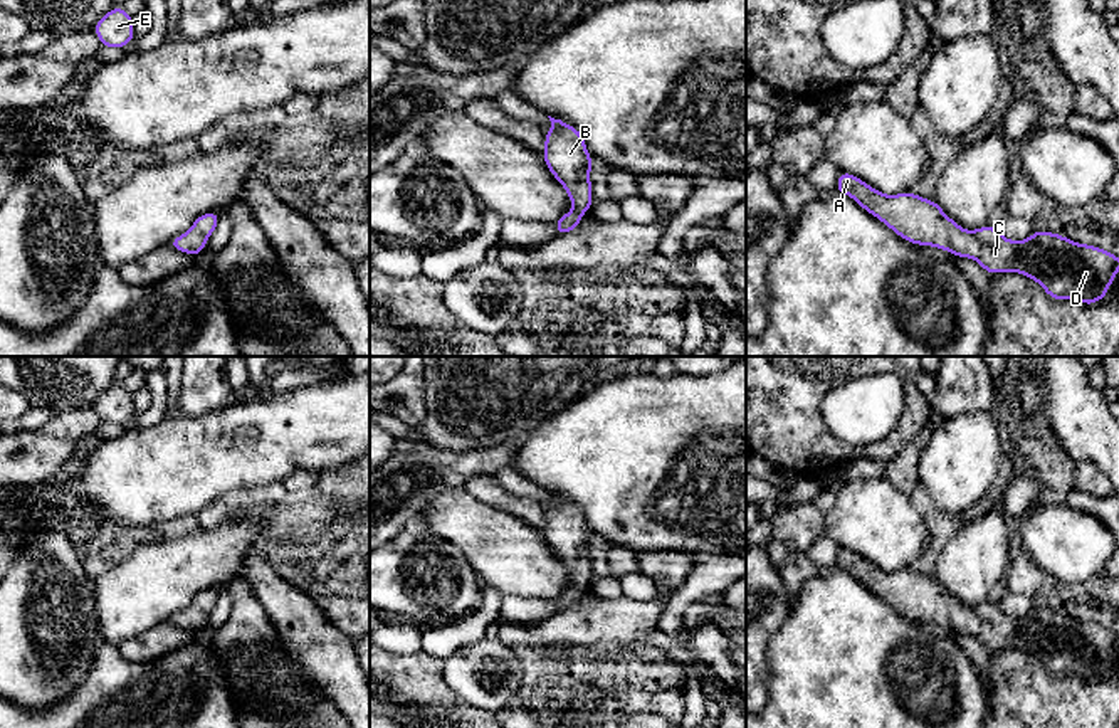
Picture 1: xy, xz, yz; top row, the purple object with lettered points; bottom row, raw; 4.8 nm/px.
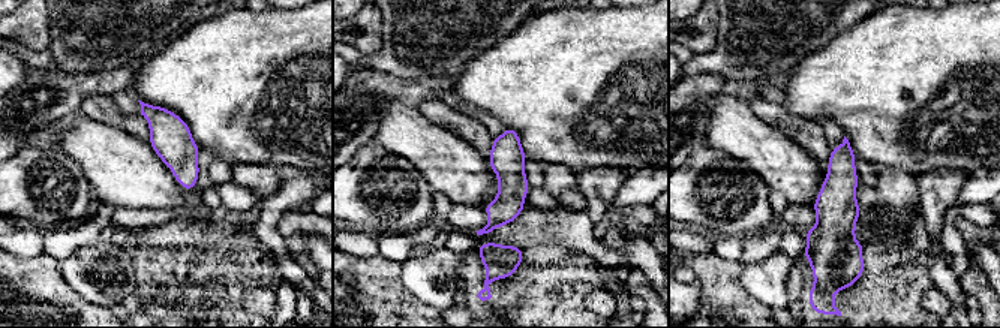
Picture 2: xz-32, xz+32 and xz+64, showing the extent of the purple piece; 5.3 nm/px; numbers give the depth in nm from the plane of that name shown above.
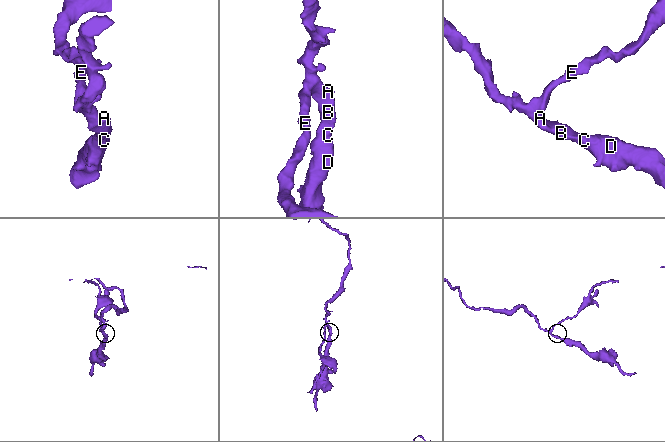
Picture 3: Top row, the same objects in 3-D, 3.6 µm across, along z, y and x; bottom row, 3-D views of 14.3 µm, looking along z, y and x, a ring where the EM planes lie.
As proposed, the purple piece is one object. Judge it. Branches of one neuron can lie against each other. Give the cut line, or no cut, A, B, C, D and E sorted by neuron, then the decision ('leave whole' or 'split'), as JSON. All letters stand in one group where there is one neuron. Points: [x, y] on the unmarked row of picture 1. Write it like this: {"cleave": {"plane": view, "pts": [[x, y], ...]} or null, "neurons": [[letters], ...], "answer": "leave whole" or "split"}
{"cleave": null, "neurons": [["A", "B", "C", "D", "E"]], "answer": "leave whole"}

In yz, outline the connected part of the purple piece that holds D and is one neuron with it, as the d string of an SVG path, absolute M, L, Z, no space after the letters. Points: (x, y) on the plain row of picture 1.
M847 548L838 550L835 568L854 575L911 620L975 636L988 651L1020 649L1037 657L1055 678L1079 676L1092 683L1107 674L1119 649L1119 634L1097 622L1079 620L1048 607L1035 607L1025 617L1010 617L988 600L966 607L932 575L911 567L884 572Z

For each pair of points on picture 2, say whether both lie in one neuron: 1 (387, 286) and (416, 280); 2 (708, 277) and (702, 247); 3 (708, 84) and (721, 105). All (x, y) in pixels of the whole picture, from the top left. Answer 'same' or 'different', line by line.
1: different
2: different
3: different

